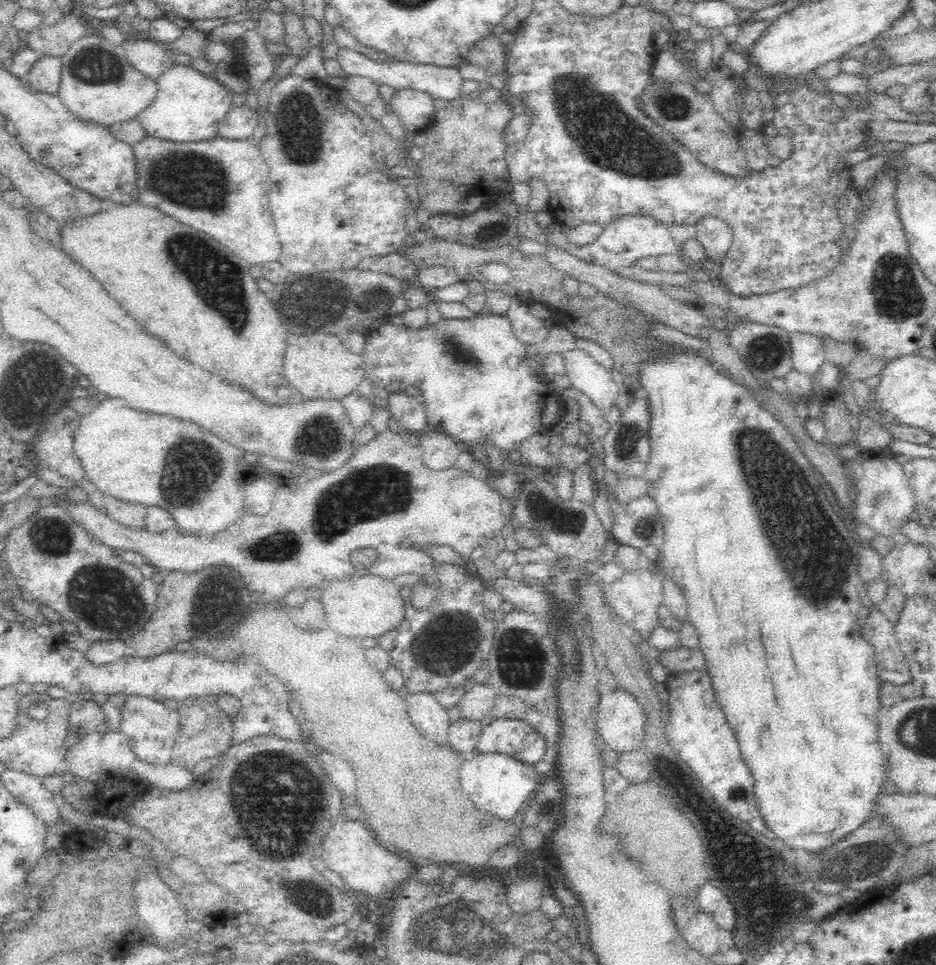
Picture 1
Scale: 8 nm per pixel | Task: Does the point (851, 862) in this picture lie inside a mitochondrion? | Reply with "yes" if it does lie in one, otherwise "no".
yes

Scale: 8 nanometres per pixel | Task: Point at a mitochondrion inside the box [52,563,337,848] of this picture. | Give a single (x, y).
(89, 585)

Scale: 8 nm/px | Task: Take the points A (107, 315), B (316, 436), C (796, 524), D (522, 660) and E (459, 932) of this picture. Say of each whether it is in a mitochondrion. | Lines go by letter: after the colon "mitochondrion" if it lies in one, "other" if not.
A: other
B: mitochondrion
C: mitochondrion
D: mitochondrion
E: mitochondrion

